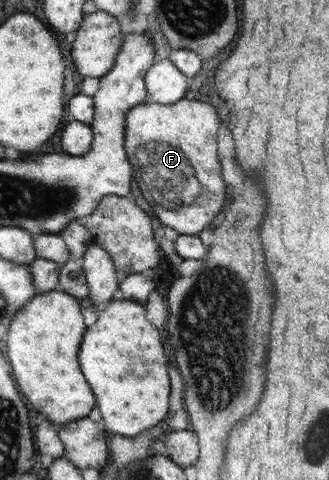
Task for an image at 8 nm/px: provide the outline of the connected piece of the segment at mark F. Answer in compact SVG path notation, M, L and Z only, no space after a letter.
M185 98L166 105L145 102L131 107L125 114L124 147L134 170L130 196L150 216L153 233L156 233L161 225L170 226L178 232L174 248L177 254L186 260L199 260L206 256L207 250L198 235L204 228L208 228L225 204L225 181L221 175L217 151L220 124L219 114L215 112L213 105Z

